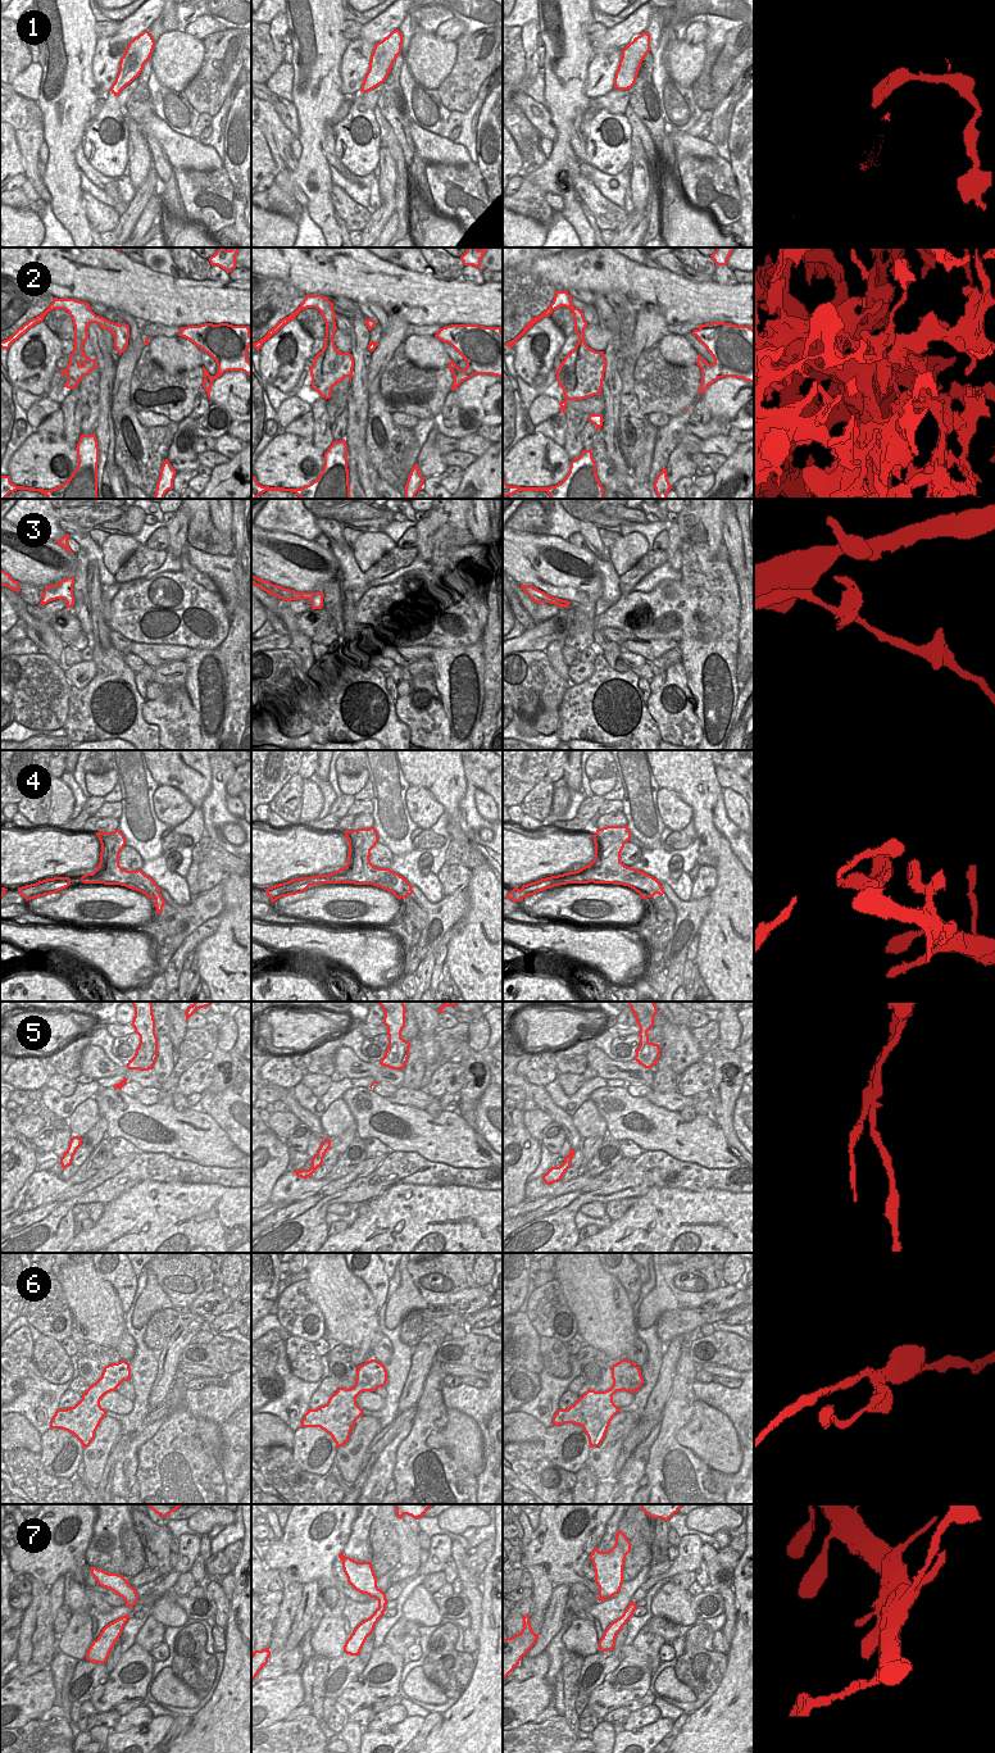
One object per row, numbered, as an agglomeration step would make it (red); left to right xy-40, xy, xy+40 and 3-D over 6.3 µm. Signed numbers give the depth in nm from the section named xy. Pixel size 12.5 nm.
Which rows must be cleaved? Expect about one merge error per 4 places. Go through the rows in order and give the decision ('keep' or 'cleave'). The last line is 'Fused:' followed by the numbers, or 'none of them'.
1: cleave
2: cleave
3: keep
4: keep
5: cleave
6: keep
7: keep
Fused: 1, 2, 5

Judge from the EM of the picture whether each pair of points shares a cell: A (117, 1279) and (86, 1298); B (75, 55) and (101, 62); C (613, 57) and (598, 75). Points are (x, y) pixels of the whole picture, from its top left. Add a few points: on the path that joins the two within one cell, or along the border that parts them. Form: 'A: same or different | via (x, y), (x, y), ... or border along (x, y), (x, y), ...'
A: different | border along (94, 1266), (112, 1285), (122, 1311)
B: different | border along (99, 39), (92, 58), (92, 78), (98, 89)
C: same | via (609, 60), (602, 71)

